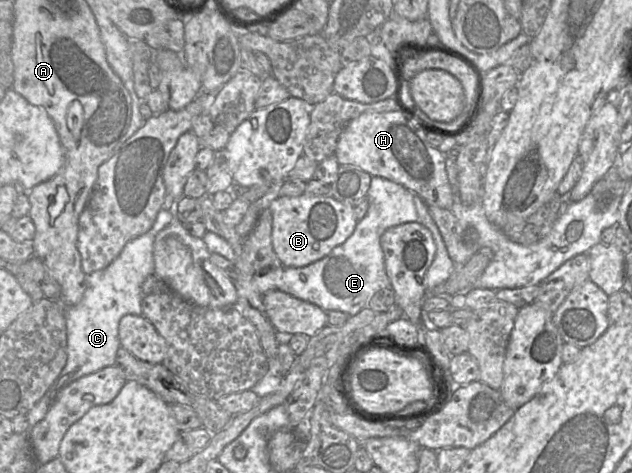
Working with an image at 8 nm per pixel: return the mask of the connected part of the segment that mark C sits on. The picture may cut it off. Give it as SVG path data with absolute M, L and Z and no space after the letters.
M161 209L151 229L126 243L118 257L106 268L85 277L81 301L63 309L66 321L67 360L57 380L26 414L30 427L41 421L58 393L71 382L116 364L120 347L118 325L125 315L142 315L141 288L145 279L154 274L153 245L155 236L173 220L173 213Z

